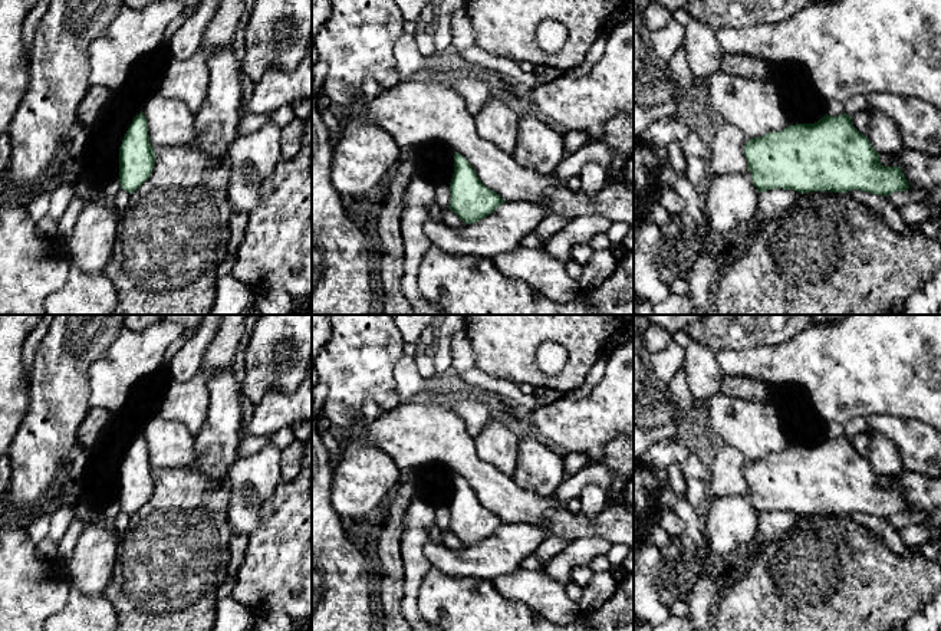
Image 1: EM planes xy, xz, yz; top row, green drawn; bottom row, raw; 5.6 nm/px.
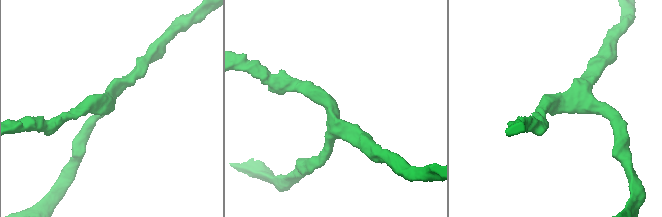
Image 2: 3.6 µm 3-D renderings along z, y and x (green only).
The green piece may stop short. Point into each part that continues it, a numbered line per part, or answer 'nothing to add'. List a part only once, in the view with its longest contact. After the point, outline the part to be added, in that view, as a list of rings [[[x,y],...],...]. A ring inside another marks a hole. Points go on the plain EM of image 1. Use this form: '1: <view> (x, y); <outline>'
nothing to add

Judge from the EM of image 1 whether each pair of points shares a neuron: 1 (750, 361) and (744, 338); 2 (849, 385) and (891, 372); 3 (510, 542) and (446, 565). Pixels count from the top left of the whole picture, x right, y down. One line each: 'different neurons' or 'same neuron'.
1: different neurons
2: same neuron
3: same neuron

